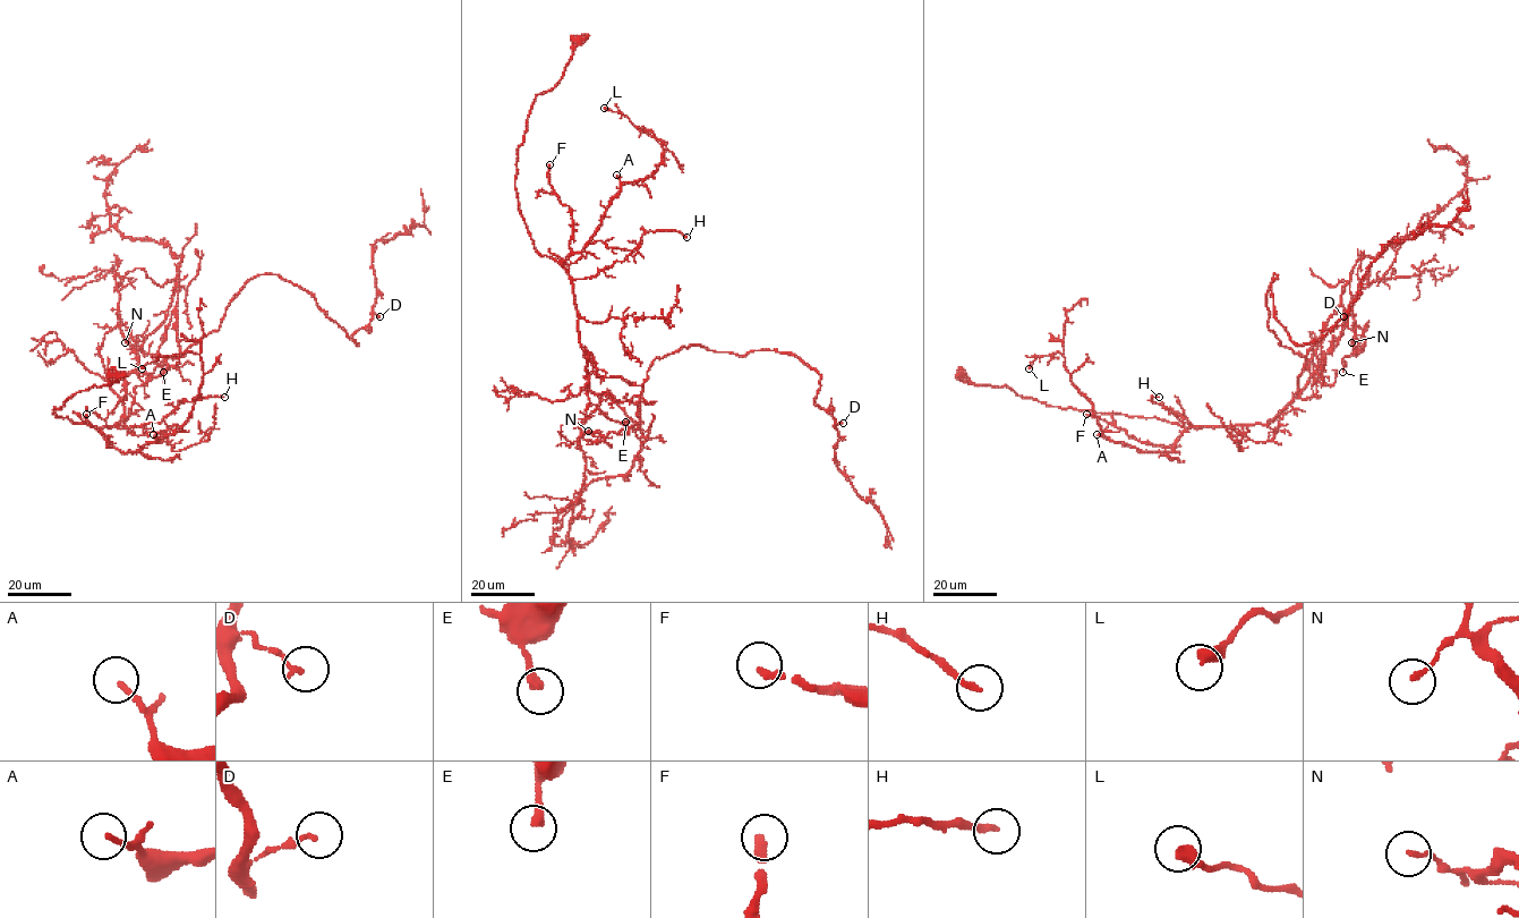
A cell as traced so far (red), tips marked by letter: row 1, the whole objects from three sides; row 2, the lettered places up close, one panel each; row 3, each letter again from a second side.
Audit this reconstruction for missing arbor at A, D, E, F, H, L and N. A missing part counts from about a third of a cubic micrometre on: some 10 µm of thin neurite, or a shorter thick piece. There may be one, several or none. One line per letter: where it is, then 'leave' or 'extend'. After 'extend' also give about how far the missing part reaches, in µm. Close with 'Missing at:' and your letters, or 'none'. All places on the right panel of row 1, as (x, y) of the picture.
A: place (1097, 434); extend; missing 10 µm
D: place (1343, 316); leave
E: place (1342, 372); leave
F: place (1086, 414); extend; missing 40 µm
H: place (1159, 397); leave
L: place (1029, 368); leave
N: place (1351, 342); leave
Missing at: A, F

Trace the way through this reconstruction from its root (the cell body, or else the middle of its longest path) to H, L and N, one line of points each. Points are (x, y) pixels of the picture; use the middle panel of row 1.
H: (578, 39), (518, 147), (535, 248), (578, 279), (647, 232), (687, 237)
L: (578, 39), (561, 81), (536, 98), (517, 153), (520, 214), (535, 248), (561, 264), (665, 151), (604, 108)
N: (578, 39), (536, 98), (515, 189), (535, 248), (570, 279), (600, 399), (588, 431)

